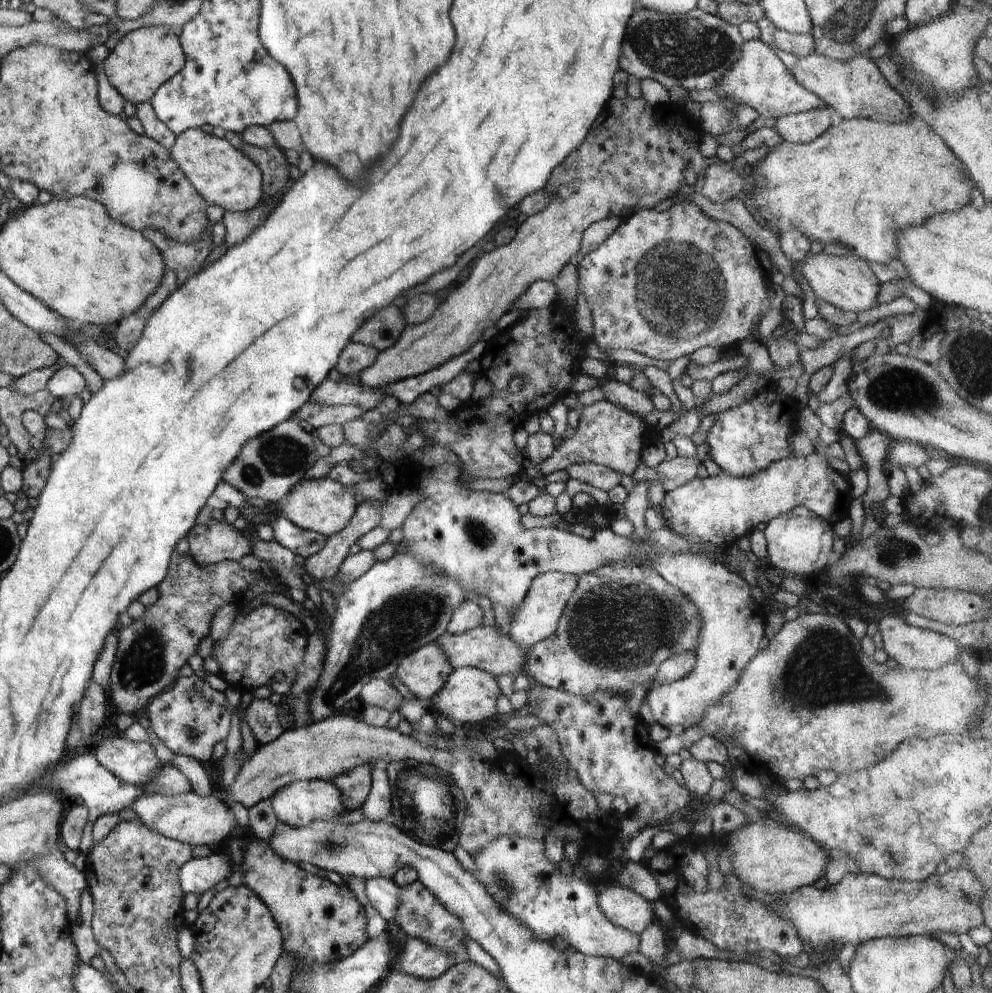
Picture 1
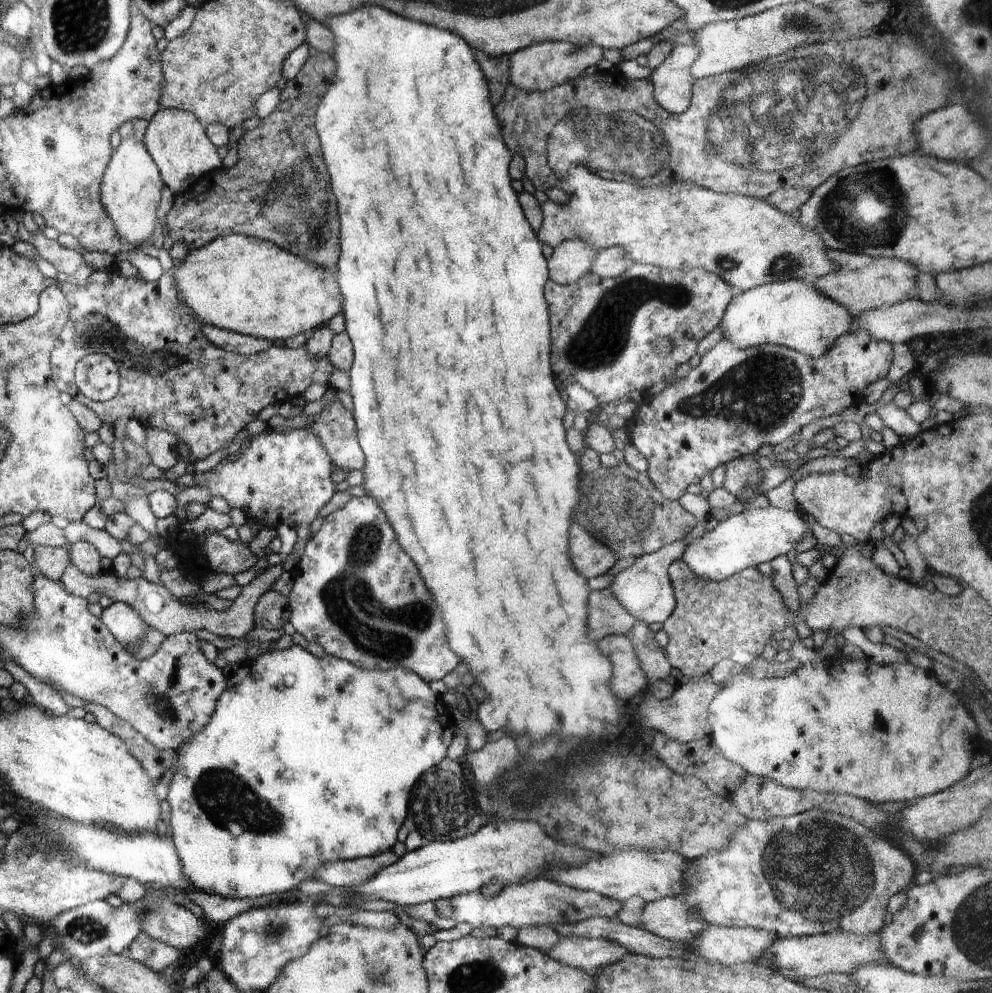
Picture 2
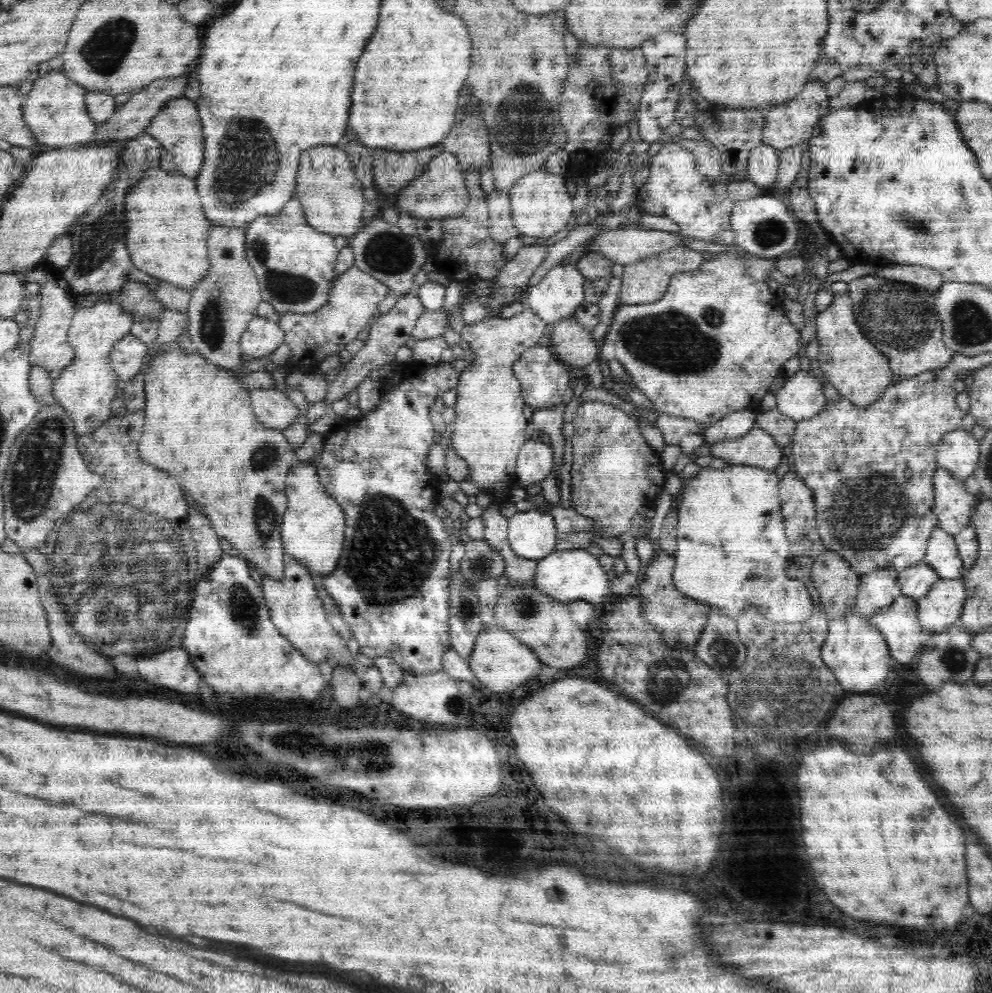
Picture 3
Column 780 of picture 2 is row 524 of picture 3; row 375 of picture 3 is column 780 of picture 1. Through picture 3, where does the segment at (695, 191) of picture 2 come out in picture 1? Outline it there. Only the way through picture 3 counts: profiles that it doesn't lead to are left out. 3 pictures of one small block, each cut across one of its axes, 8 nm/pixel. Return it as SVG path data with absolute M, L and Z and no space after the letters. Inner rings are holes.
M913 115L910 120L899 123L882 123L872 119L843 119L837 126L829 126L829 128L810 143L790 143L783 141L780 145L772 148L771 152L753 166L753 176L756 188L751 190L755 207L760 212L767 226L772 230L780 232L780 234L789 229L799 229L810 241L818 241L823 245L838 242L842 246L848 248L854 256L863 258L865 261L875 262L878 264L886 264L891 260L898 258L898 244L896 244L896 230L912 226L912 224L922 224L926 218L938 214L938 212L946 212L946 210L960 210L970 202L970 192L974 190L975 182L968 175L965 166L959 158L956 158L950 148L934 134L934 130L926 124L926 120L916 118Z

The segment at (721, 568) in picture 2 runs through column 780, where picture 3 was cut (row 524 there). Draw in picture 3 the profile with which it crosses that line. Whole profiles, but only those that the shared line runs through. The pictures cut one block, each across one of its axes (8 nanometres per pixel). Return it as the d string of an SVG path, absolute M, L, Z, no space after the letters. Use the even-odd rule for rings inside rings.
M518 511L509 518L507 537L511 549L522 558L542 559L552 554L558 533L550 512Z

